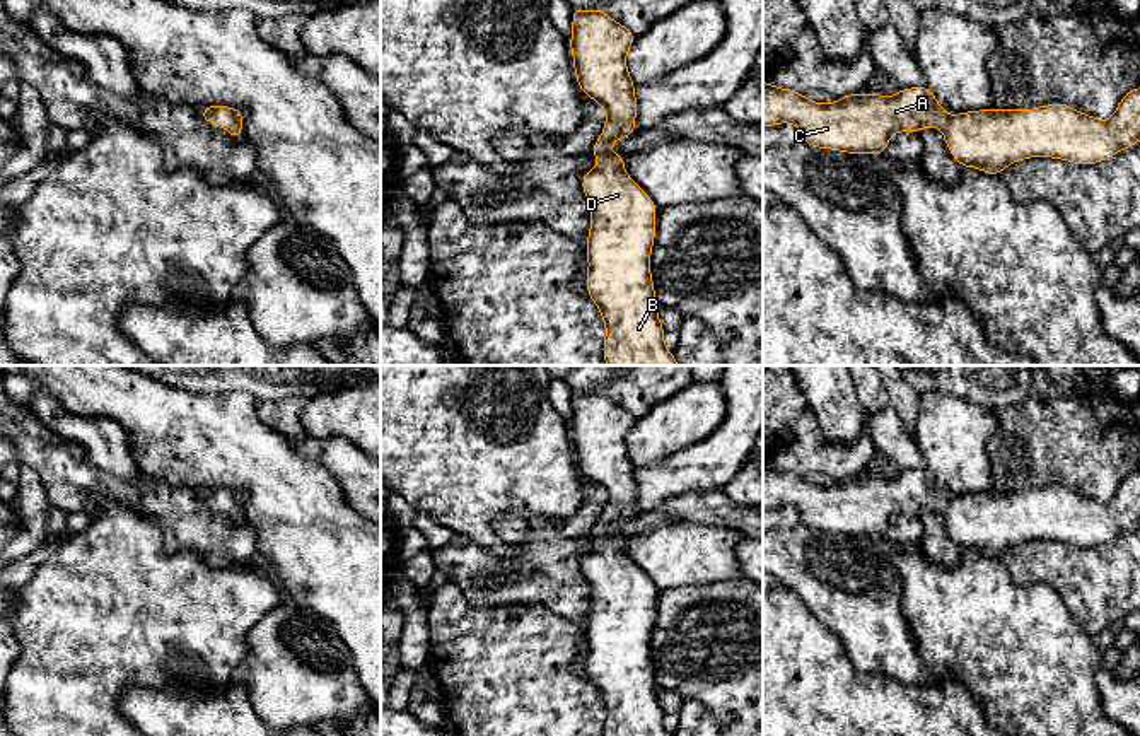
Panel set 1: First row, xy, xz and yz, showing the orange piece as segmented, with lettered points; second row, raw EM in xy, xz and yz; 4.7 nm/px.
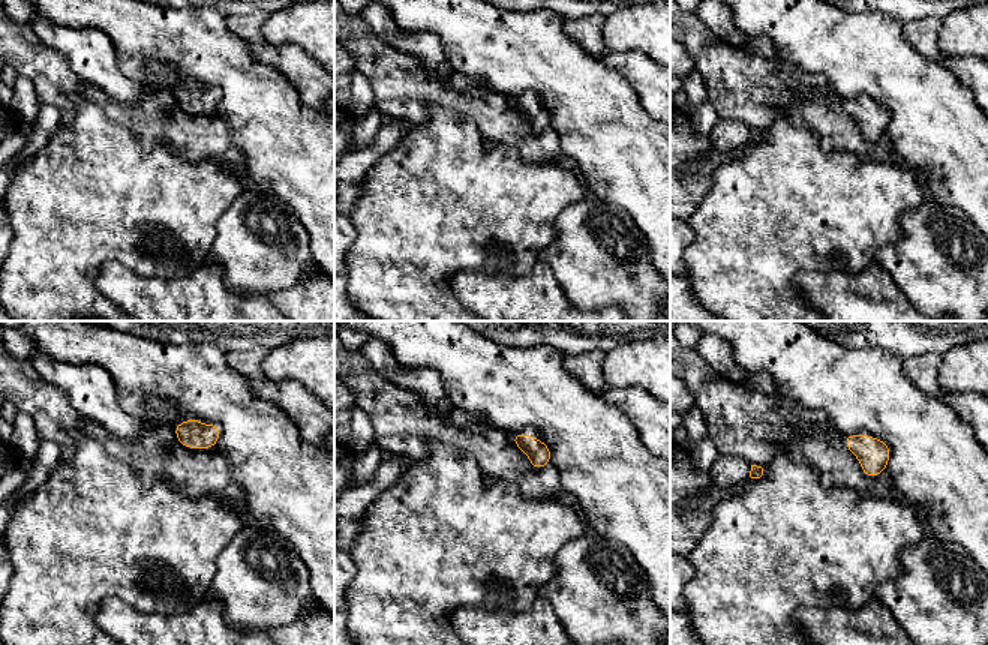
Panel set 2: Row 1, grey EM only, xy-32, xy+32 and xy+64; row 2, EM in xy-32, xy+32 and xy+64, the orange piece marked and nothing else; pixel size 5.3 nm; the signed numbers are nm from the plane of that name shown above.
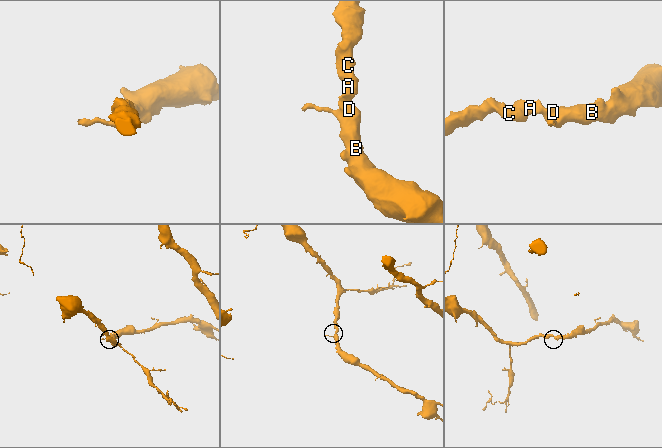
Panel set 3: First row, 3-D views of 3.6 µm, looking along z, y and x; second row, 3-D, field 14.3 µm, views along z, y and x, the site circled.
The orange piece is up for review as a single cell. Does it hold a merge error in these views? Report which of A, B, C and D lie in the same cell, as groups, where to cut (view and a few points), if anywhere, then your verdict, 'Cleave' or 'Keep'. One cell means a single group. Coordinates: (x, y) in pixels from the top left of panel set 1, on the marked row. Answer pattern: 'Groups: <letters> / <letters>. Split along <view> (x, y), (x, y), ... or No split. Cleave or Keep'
Groups: A B C D. No split. Keep

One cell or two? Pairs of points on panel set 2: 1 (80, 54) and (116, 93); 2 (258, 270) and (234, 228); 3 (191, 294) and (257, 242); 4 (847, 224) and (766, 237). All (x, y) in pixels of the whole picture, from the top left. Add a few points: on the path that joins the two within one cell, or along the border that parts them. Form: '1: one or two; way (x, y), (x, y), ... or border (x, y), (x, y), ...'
1: one; way (90, 63), (110, 83)
2: one; way (258, 260), (258, 252), (245, 239)
3: two; border (213, 260), (222, 270), (224, 282), (245, 296)
4: one; way (828, 225), (786, 227)

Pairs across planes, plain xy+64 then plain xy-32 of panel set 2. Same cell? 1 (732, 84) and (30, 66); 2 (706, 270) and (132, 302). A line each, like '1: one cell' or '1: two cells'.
1: one cell
2: two cells

